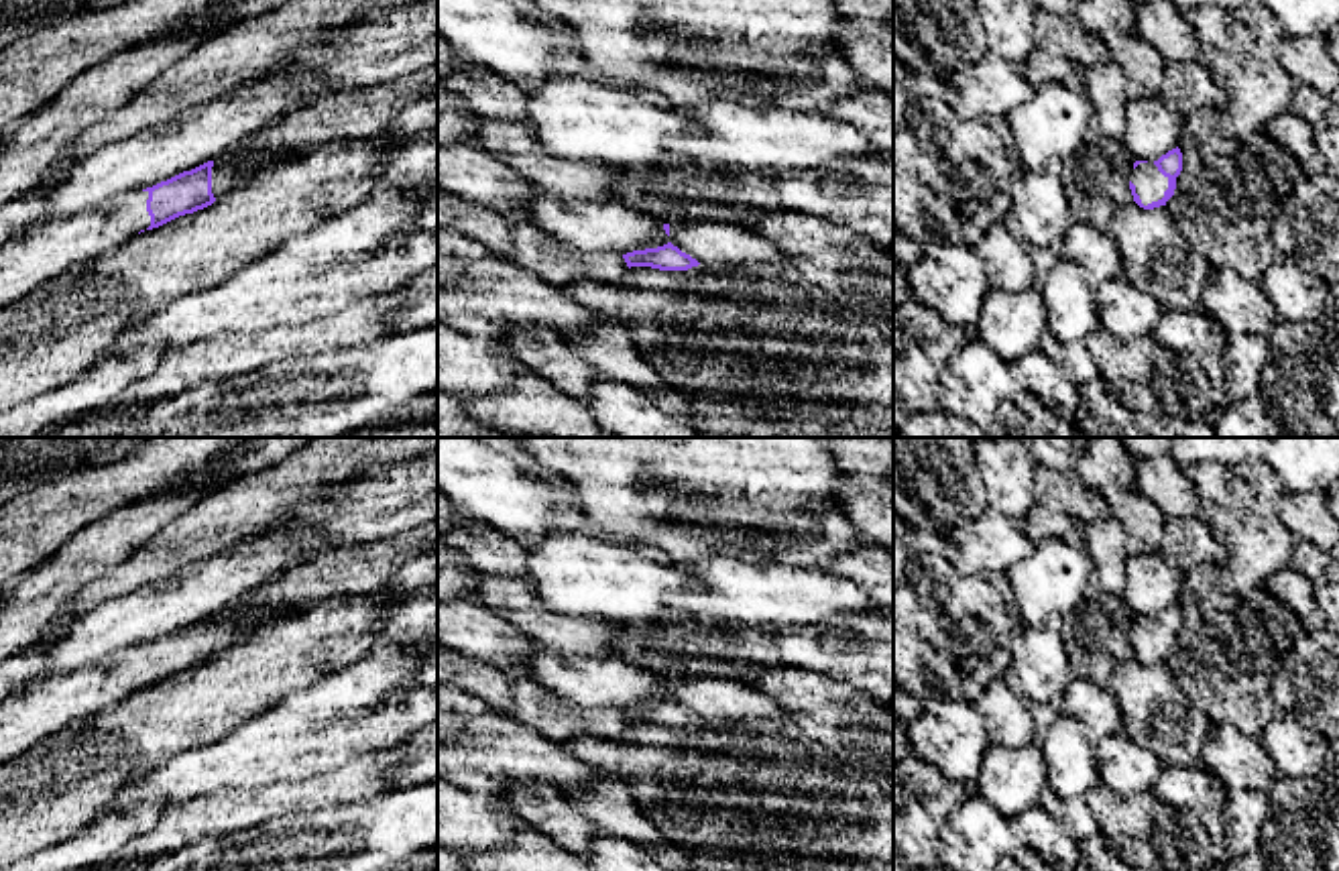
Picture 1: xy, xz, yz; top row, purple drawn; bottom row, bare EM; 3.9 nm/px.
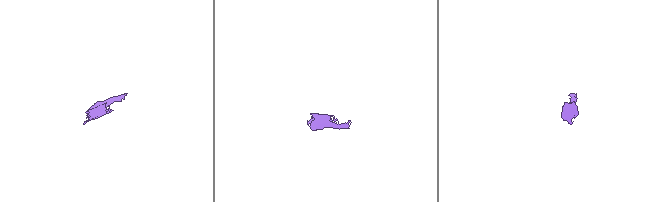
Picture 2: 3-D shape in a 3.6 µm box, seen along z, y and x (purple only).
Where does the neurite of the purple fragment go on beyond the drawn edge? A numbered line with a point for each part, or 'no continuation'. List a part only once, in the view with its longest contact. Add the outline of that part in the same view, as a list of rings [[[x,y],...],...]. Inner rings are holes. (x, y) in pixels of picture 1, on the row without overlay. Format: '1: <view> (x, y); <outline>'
1: xy (33, 713); [[[130,647],[104,659],[39,678],[0,700],[0,735],[8,757],[22,761],[31,749],[77,718],[104,712],[151,682],[149,647]]]
2: yz (1150, 640); [[[1140,619],[1127,635],[1136,641],[1144,661],[1162,655],[1168,645],[1168,633],[1154,619]]]

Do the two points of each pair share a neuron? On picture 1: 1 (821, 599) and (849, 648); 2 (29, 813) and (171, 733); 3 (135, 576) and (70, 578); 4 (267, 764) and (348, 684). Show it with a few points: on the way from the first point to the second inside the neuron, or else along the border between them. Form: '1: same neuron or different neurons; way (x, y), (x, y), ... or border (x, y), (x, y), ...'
1: different neurons; border (871, 613), (831, 615), (784, 629)
2: same neuron; way (64, 794), (108, 749), (137, 735)
3: different neurons; border (137, 552), (82, 587), (60, 609)
4: same neuron; way (287, 743), (328, 705)

